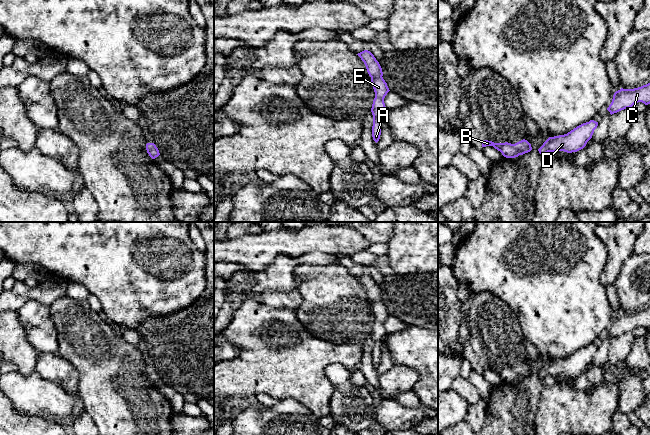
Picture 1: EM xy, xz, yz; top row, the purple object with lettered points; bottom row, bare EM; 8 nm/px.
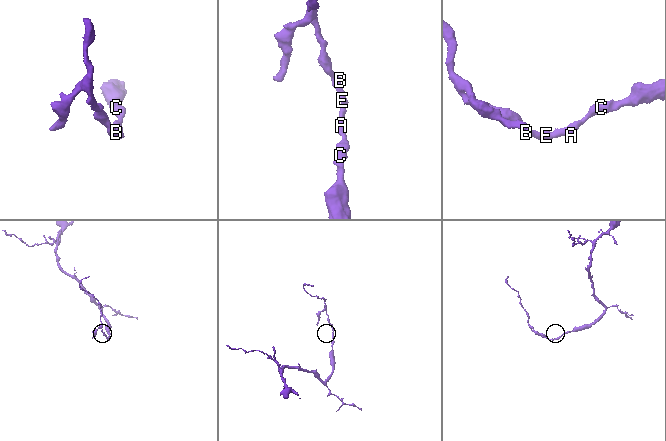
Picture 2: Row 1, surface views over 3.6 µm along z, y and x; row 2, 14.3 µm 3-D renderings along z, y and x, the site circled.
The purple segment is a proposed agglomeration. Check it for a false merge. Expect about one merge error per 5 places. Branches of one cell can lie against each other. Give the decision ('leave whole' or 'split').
leave whole

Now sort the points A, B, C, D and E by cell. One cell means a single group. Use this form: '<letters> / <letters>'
A B C D E

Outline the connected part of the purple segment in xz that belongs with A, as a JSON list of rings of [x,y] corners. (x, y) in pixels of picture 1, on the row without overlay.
[[[364,274],[357,279],[361,282],[366,290],[375,316],[375,322],[373,324],[371,336],[373,339],[372,361],[377,367],[381,359],[381,342],[387,335],[384,322],[390,314],[382,301],[382,292],[374,279],[368,274]]]

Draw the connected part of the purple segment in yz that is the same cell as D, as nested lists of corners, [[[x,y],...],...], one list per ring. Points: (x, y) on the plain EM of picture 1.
[[[590,344],[577,350],[567,358],[549,361],[538,375],[542,380],[548,376],[556,375],[577,376],[586,370],[597,350],[598,346]]]

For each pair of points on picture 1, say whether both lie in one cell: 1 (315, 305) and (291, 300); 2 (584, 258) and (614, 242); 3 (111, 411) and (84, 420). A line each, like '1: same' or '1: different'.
1: different
2: different
3: different

